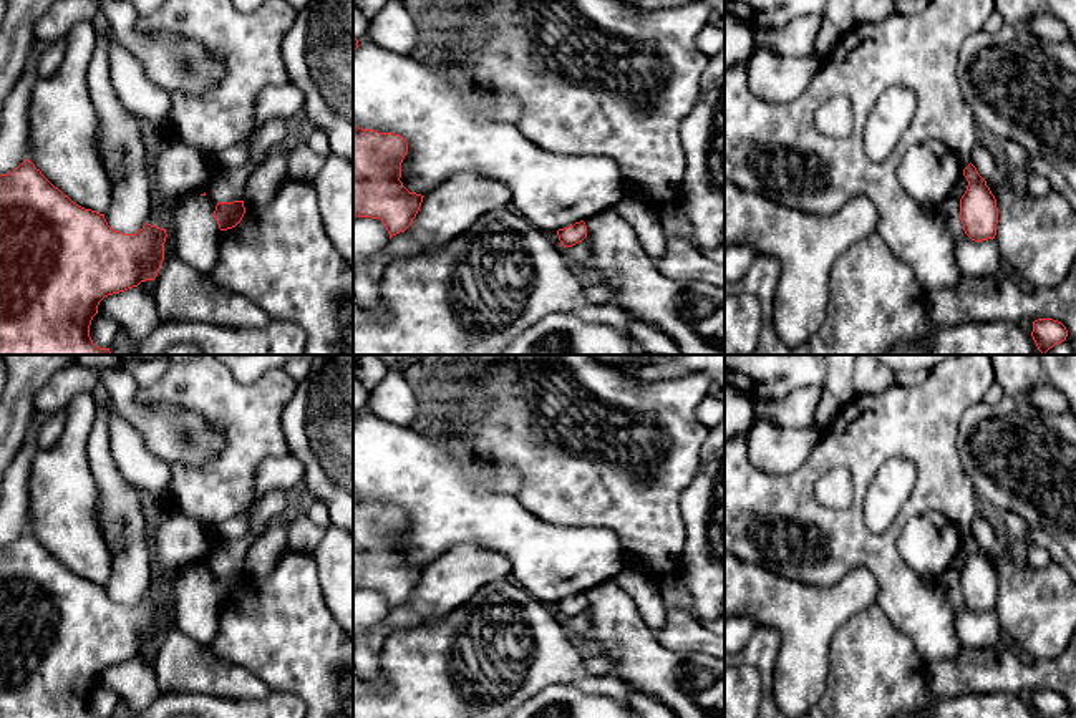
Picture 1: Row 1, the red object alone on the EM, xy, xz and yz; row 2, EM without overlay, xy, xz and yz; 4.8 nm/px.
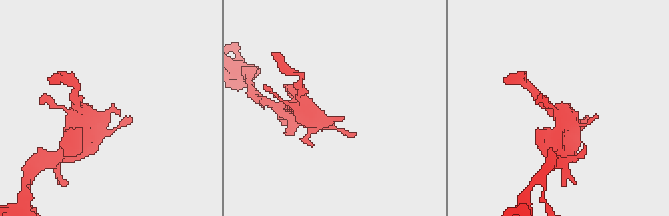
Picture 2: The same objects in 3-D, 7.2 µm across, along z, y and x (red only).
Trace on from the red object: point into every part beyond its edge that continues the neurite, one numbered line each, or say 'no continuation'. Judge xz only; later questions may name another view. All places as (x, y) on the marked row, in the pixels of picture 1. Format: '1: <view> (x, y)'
no continuation

